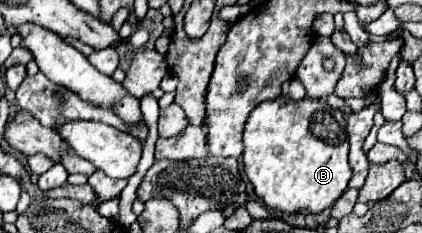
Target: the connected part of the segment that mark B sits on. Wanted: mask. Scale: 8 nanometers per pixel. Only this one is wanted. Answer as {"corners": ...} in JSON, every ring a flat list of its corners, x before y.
{"corners":[[283,95,275,101,263,101,247,119,243,133,243,163,245,175,255,187,259,199,265,201,267,207,285,211,285,213,321,213,331,207,345,191,351,179,351,167,347,163,349,143,345,117,339,109,329,107,323,99,301,99,295,103,287,103]]}

